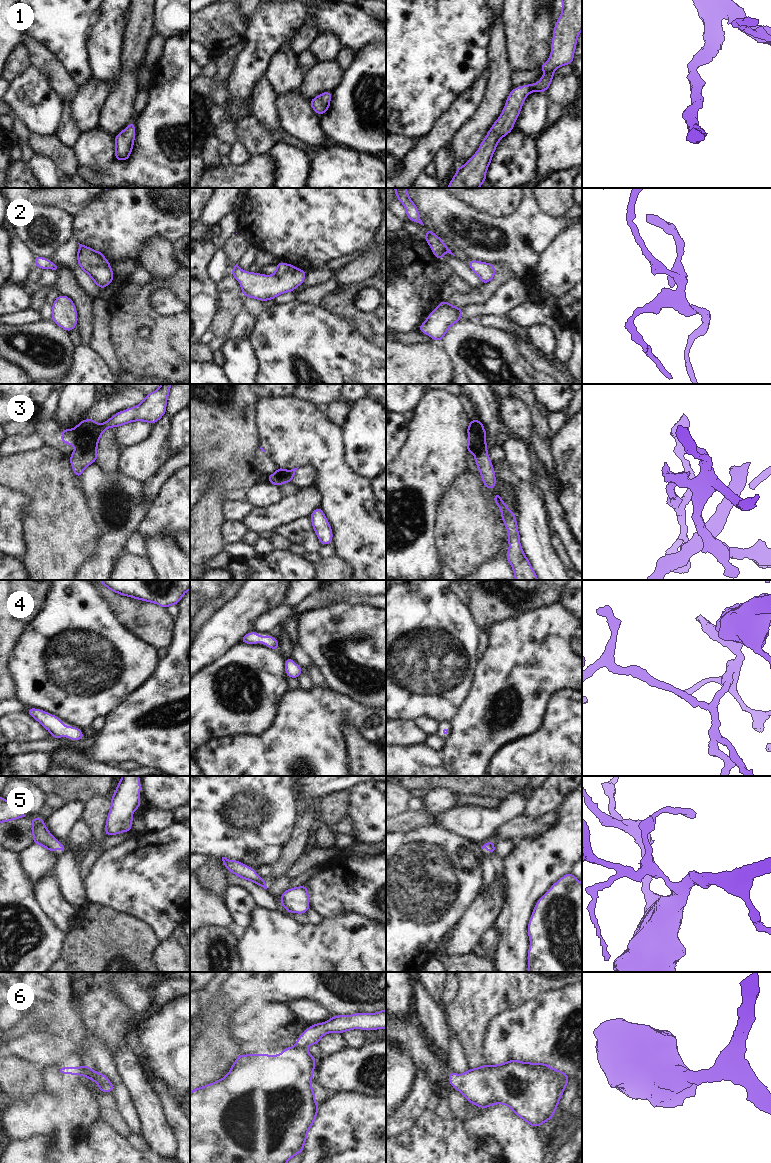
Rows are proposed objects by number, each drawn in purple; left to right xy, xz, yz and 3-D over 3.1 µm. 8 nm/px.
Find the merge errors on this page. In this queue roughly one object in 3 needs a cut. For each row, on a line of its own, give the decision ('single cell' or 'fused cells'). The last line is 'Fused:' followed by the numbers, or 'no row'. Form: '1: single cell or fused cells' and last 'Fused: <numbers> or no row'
1: single cell
2: single cell
3: fused cells
4: single cell
5: single cell
6: single cell
Fused: 3

